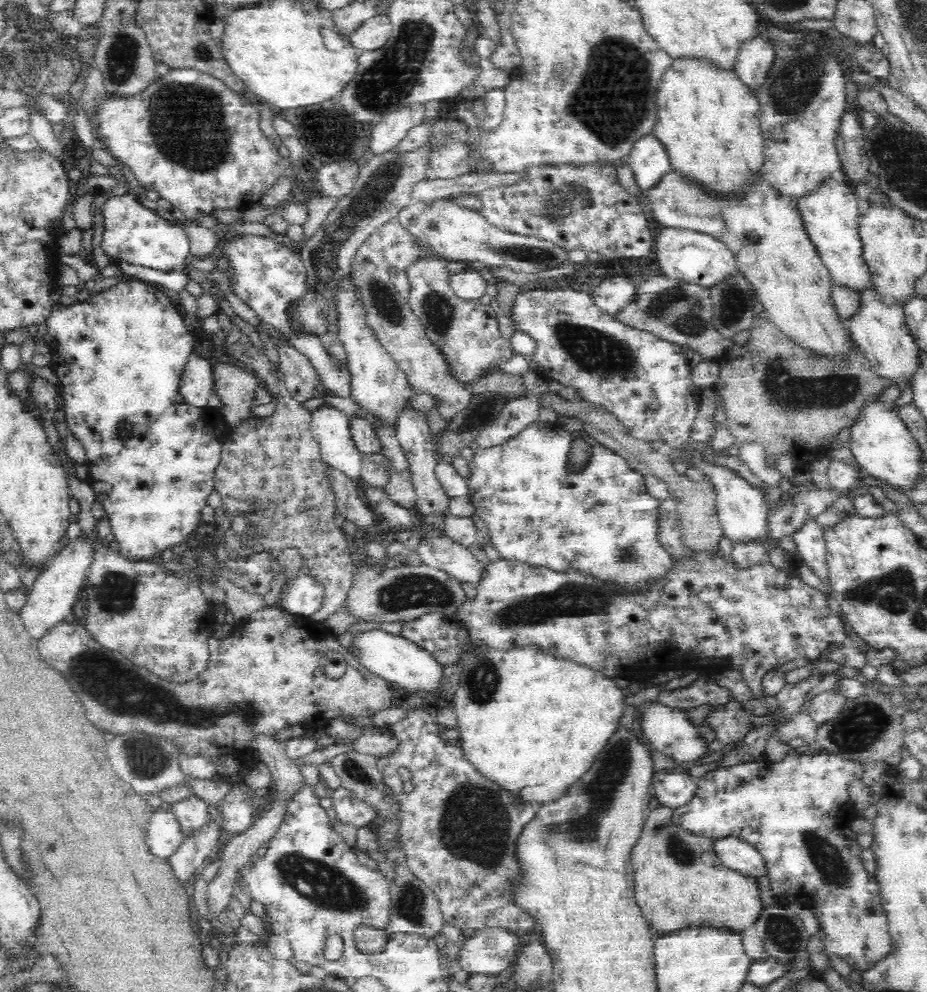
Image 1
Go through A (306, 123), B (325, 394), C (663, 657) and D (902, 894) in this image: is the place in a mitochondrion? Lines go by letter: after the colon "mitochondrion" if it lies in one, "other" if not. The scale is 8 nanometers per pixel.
A: other
B: other
C: other
D: other

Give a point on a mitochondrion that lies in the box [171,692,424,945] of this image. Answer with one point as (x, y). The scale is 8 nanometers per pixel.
(326, 886)

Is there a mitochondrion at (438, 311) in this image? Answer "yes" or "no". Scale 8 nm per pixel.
yes

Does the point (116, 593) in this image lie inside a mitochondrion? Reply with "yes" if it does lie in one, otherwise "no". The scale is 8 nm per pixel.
yes

